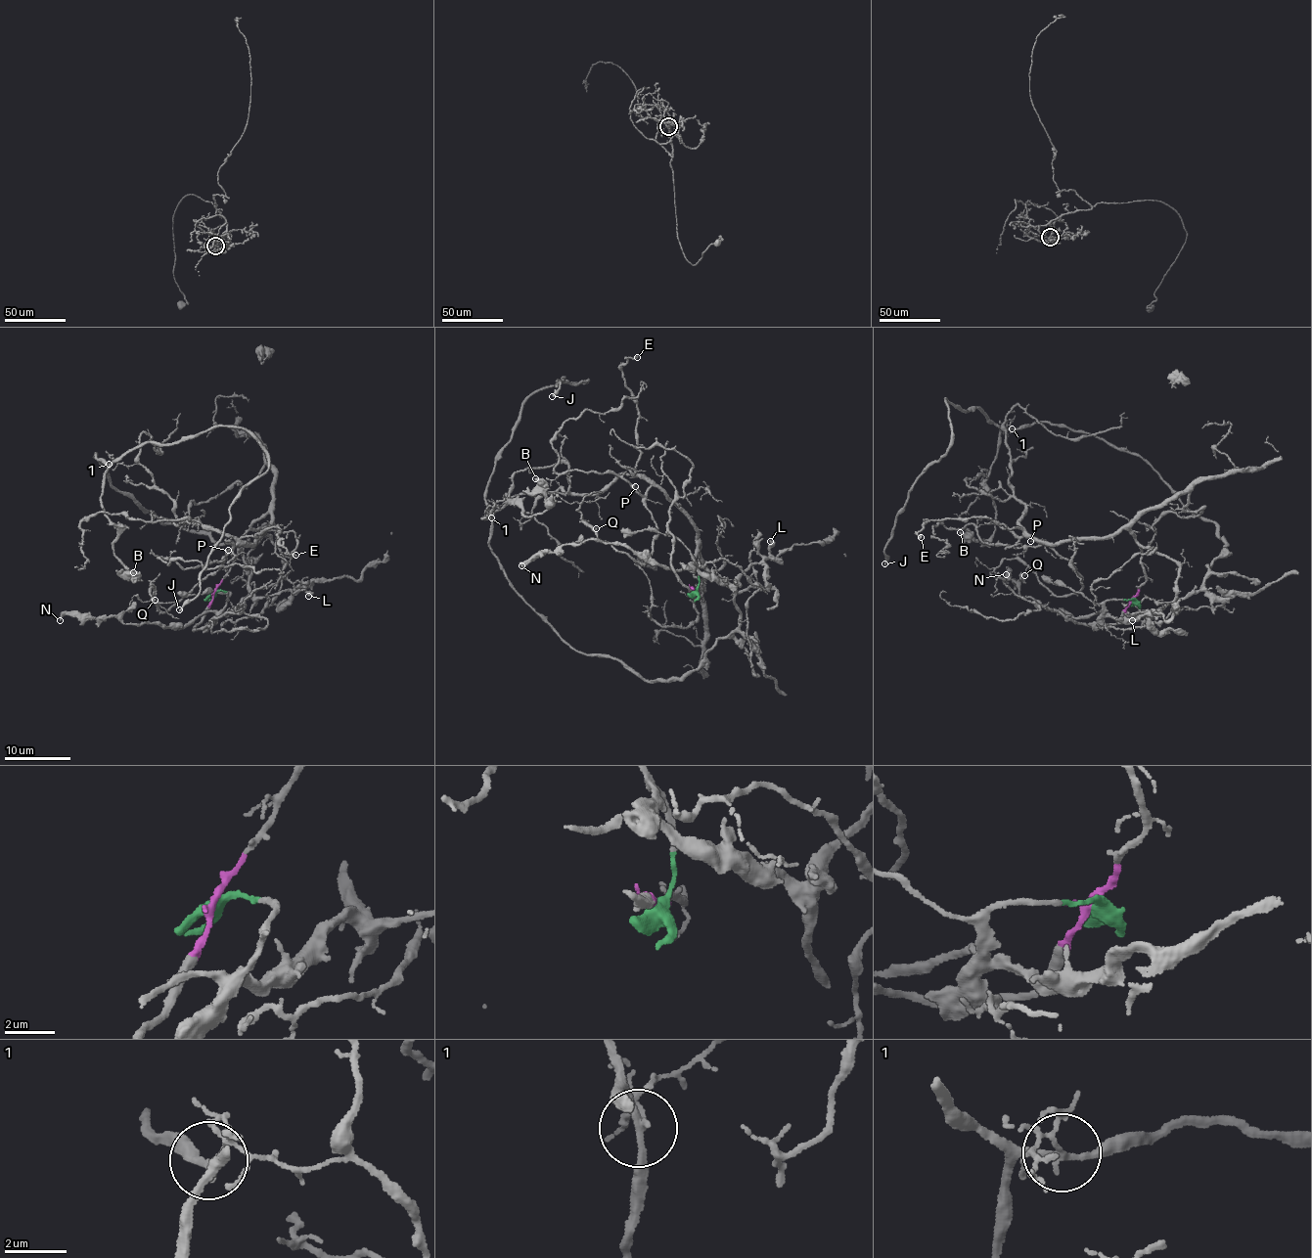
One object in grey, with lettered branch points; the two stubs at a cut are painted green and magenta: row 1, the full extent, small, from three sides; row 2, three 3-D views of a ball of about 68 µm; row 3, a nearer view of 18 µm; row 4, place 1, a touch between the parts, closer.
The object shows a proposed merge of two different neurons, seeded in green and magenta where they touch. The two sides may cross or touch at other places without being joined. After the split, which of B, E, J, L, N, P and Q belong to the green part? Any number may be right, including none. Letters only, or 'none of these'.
B, J, L, N

